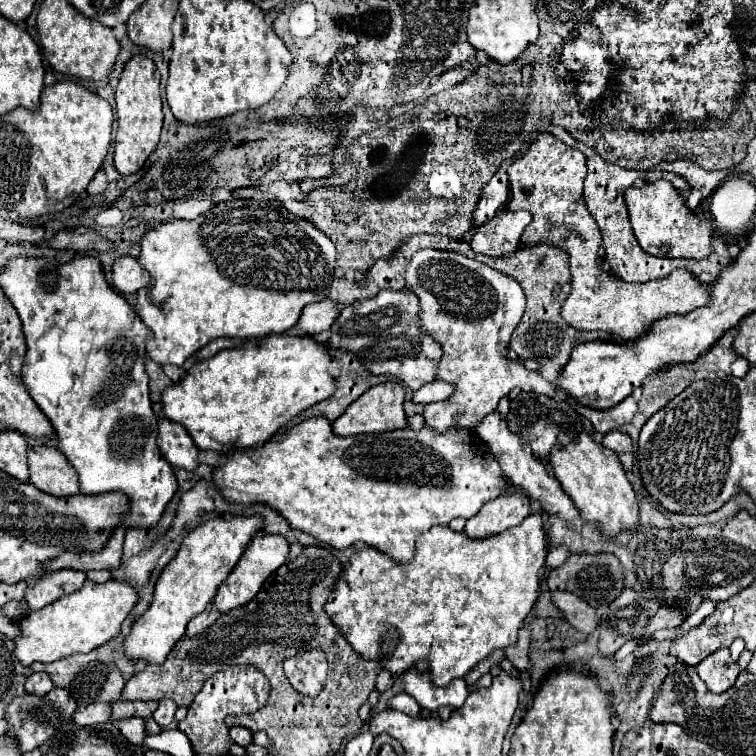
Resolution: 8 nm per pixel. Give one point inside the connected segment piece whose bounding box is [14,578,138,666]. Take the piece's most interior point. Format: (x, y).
(79, 622)

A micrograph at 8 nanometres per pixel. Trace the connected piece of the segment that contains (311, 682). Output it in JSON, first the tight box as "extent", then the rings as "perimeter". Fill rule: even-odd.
{"extent":[284,650,326,696],"perimeter":[[[300,650],[296,656],[284,660],[284,672],[296,692],[316,696],[326,684],[326,654],[322,650]]]}

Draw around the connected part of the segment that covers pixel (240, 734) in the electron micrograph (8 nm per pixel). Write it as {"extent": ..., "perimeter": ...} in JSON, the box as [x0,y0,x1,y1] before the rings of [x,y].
{"extent":[230,726,252,746],"perimeter":[[[236,726],[236,728],[230,728],[230,738],[240,746],[248,746],[252,742],[252,732],[248,728]]]}

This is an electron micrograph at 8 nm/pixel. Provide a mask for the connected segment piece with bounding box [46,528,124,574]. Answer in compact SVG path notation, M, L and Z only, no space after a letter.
M118 528L112 538L108 540L108 546L104 546L104 550L96 552L96 554L62 554L60 558L56 558L56 562L52 562L52 566L48 566L48 572L54 570L62 570L62 568L74 568L74 570L112 570L120 564L120 556L122 556L122 542L124 542L124 528Z

